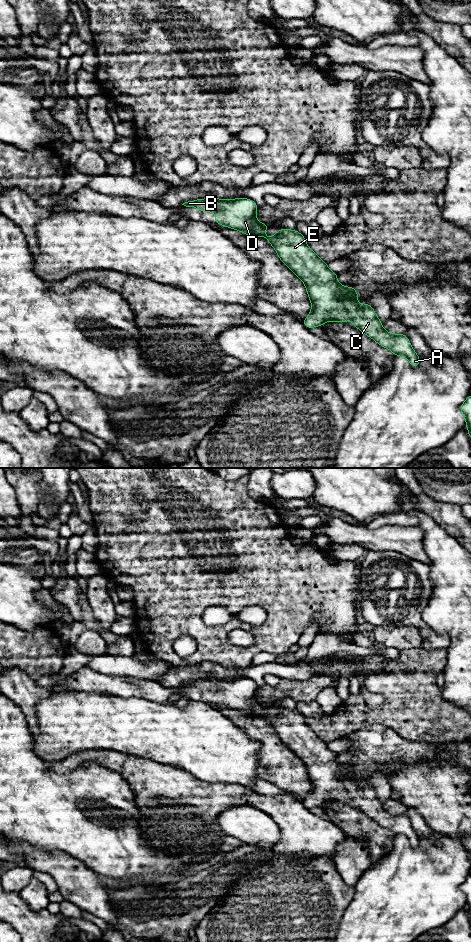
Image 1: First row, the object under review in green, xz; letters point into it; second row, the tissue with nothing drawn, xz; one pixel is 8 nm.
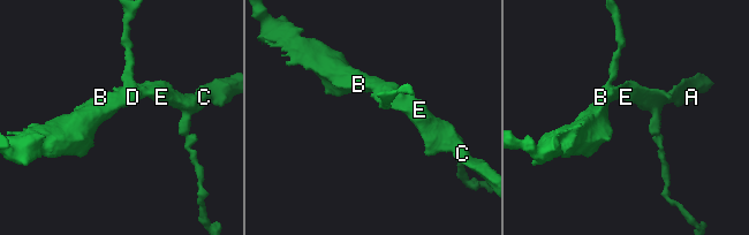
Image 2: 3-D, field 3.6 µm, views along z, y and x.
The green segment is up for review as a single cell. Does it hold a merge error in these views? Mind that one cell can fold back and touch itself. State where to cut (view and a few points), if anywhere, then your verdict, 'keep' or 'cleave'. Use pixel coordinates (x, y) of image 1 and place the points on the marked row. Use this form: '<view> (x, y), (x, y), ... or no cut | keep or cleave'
no cut | keep

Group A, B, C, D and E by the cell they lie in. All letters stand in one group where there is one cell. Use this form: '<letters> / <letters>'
A B C D E

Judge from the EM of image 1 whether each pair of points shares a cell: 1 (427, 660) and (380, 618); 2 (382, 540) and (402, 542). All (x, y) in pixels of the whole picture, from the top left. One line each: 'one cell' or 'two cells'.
1: two cells
2: one cell

